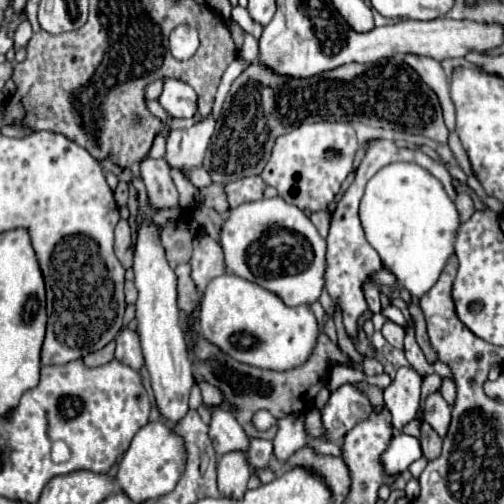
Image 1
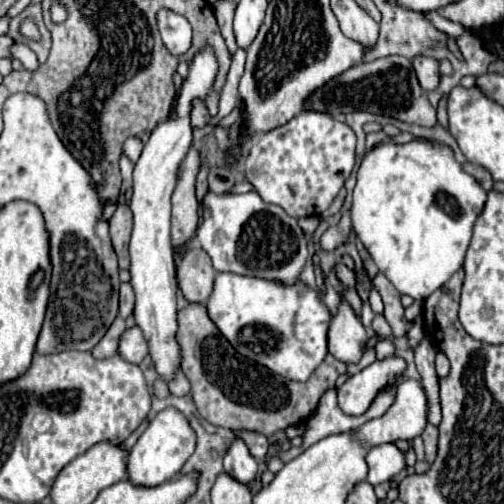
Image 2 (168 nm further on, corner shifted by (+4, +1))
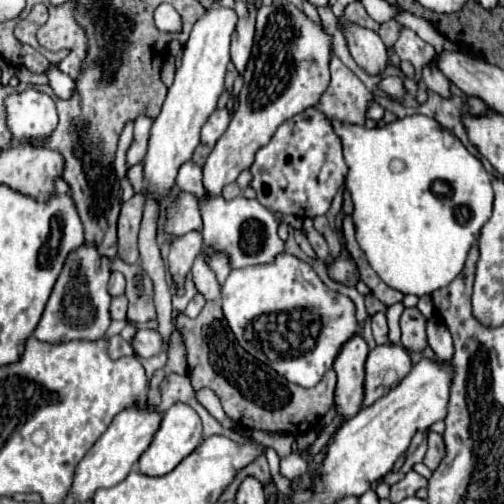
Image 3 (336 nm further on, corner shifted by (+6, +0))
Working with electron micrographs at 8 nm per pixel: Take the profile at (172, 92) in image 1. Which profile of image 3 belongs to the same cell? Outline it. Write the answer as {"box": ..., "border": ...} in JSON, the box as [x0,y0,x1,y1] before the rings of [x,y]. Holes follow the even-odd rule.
{"box":[201,110,231,146],"border":[[[215,110],[209,120],[205,122],[203,130],[201,130],[201,142],[207,144],[207,146],[215,146],[215,142],[223,136],[223,132],[227,130],[231,118],[229,118],[229,112],[227,110]]]}

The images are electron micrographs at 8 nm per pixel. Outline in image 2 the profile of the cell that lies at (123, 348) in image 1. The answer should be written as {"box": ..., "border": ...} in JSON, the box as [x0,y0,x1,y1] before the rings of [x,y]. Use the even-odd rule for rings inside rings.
{"box":[119,327,147,365],"border":[[[131,327],[127,329],[121,339],[119,339],[119,355],[129,361],[139,365],[145,357],[147,357],[147,343],[143,339],[143,333],[139,331],[139,327]]]}

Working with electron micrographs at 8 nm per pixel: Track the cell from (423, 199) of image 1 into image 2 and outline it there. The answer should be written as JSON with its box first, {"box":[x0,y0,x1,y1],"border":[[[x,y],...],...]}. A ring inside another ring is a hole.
{"box":[351,139,487,301],"border":[[[419,139],[407,145],[383,143],[371,149],[359,167],[351,221],[355,235],[359,233],[359,239],[371,253],[377,269],[395,285],[395,289],[423,301],[463,265],[463,251],[471,241],[473,223],[483,209],[485,199],[487,193],[481,185],[471,175],[463,173],[461,165],[453,157],[453,151],[443,143]]]}

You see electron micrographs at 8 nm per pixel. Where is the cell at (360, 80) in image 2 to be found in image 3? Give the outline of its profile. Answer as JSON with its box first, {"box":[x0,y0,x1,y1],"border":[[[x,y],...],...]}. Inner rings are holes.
{"box":[381,78,405,100],"border":[[[383,78],[383,80],[381,80],[381,88],[383,88],[391,98],[397,98],[397,100],[405,94],[405,88],[403,88],[403,84],[401,84],[399,78]]]}

